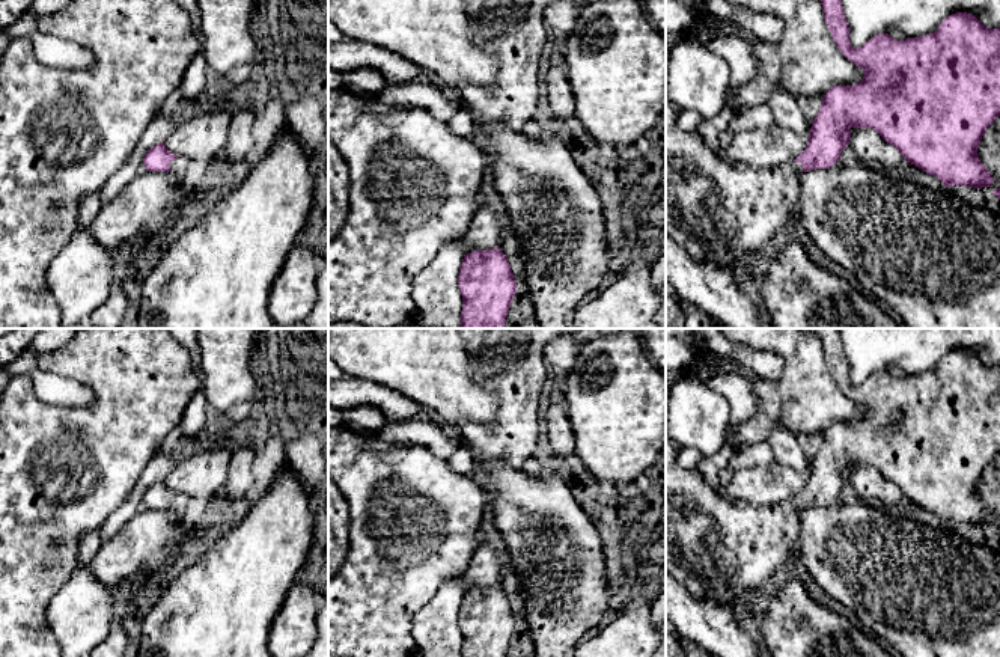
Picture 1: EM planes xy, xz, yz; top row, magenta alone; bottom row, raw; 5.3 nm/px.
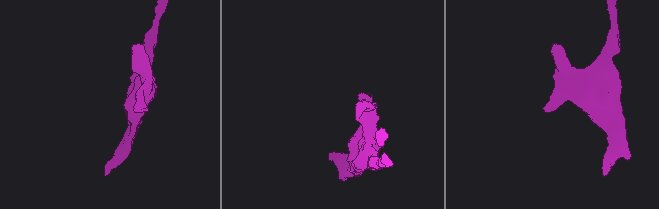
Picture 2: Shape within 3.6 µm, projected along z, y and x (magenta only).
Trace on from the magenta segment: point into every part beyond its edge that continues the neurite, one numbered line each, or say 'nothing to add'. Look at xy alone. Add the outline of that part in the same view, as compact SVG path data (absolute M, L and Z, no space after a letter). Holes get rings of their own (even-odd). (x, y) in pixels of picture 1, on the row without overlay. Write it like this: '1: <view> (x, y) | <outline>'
1: xy (178, 505) | M178 494L176 497L170 499L170 511L175 512L178 520L184 518L187 505L188 505L188 499L184 494Z

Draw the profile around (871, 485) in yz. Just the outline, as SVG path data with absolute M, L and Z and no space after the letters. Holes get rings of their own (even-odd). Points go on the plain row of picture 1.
M849 466L849 469L849 482L864 503L881 503L889 506L907 502L899 488L893 482L886 479L875 467Z

